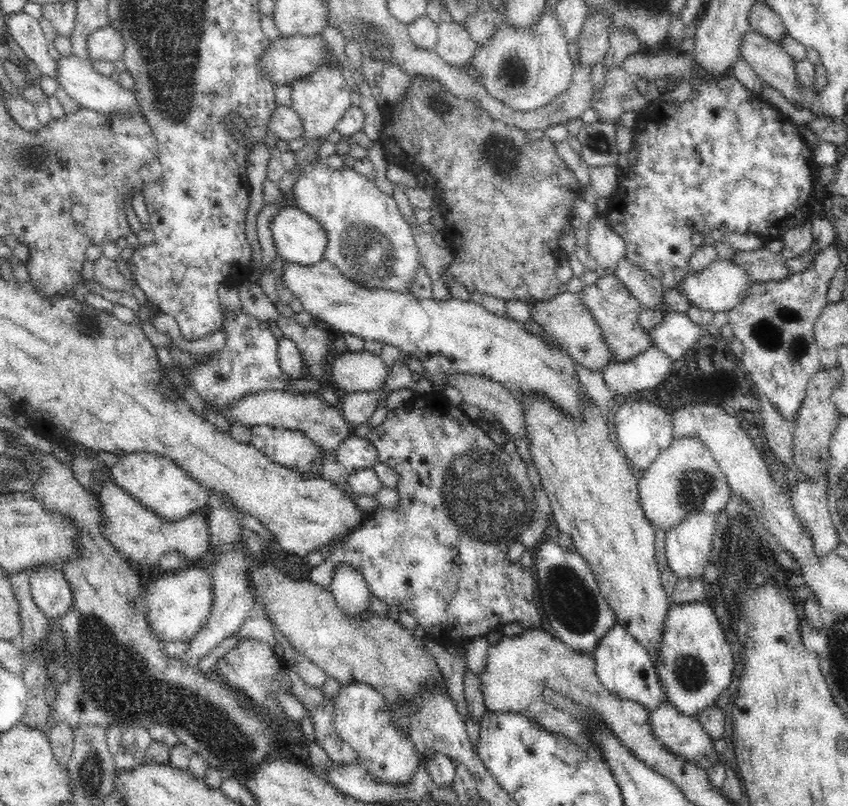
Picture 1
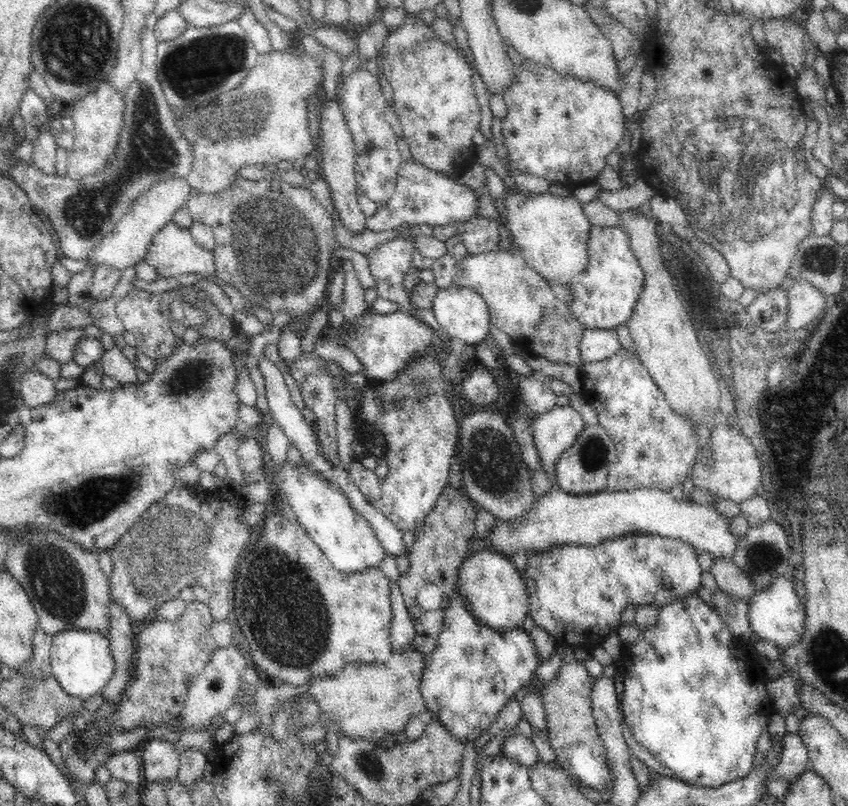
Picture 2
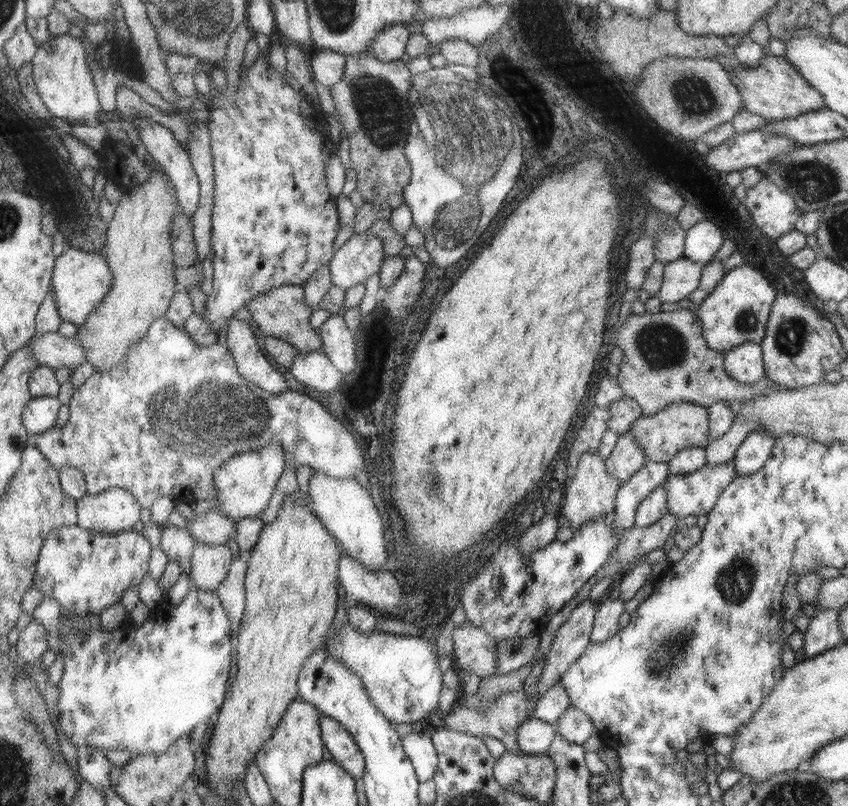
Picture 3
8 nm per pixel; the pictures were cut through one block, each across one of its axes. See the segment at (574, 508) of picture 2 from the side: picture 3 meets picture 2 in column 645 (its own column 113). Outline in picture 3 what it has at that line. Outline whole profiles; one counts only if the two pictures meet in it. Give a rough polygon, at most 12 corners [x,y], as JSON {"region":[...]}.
{"region":[[122,489],[87,493],[77,526],[103,534],[129,532],[140,503]]}

